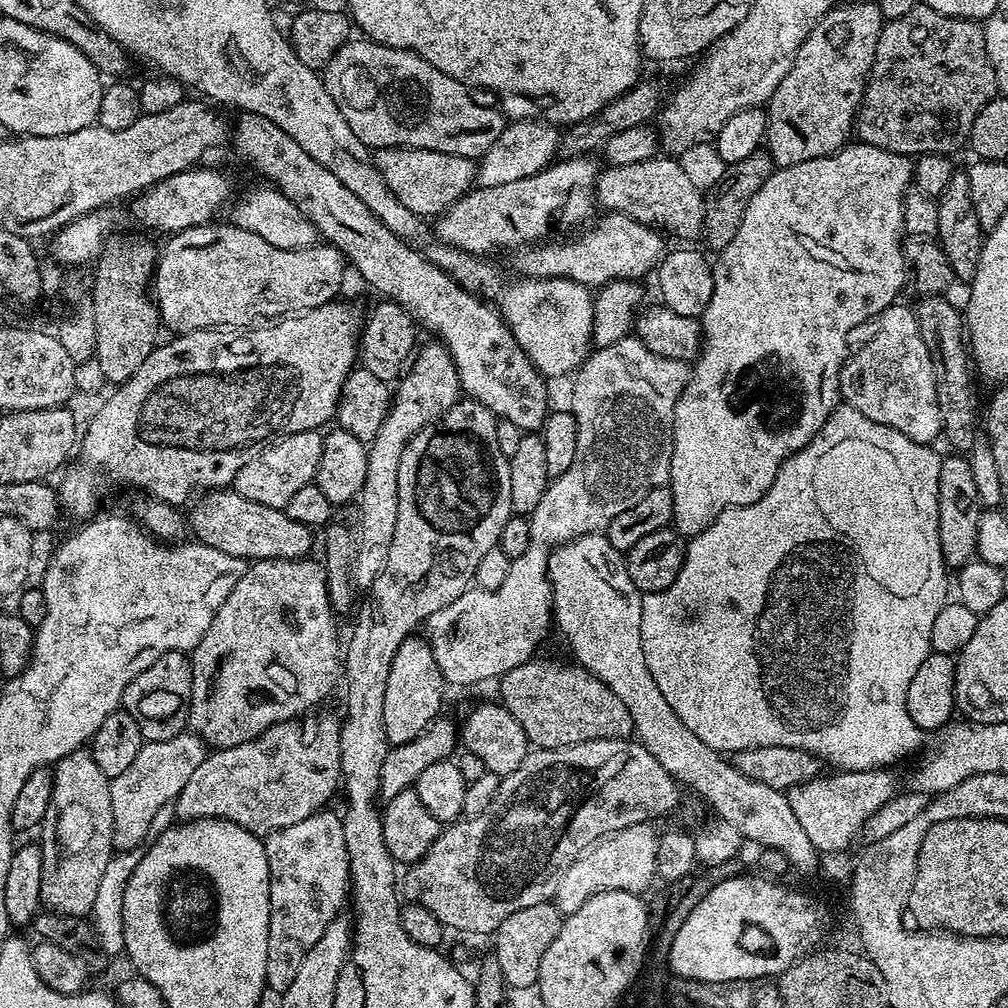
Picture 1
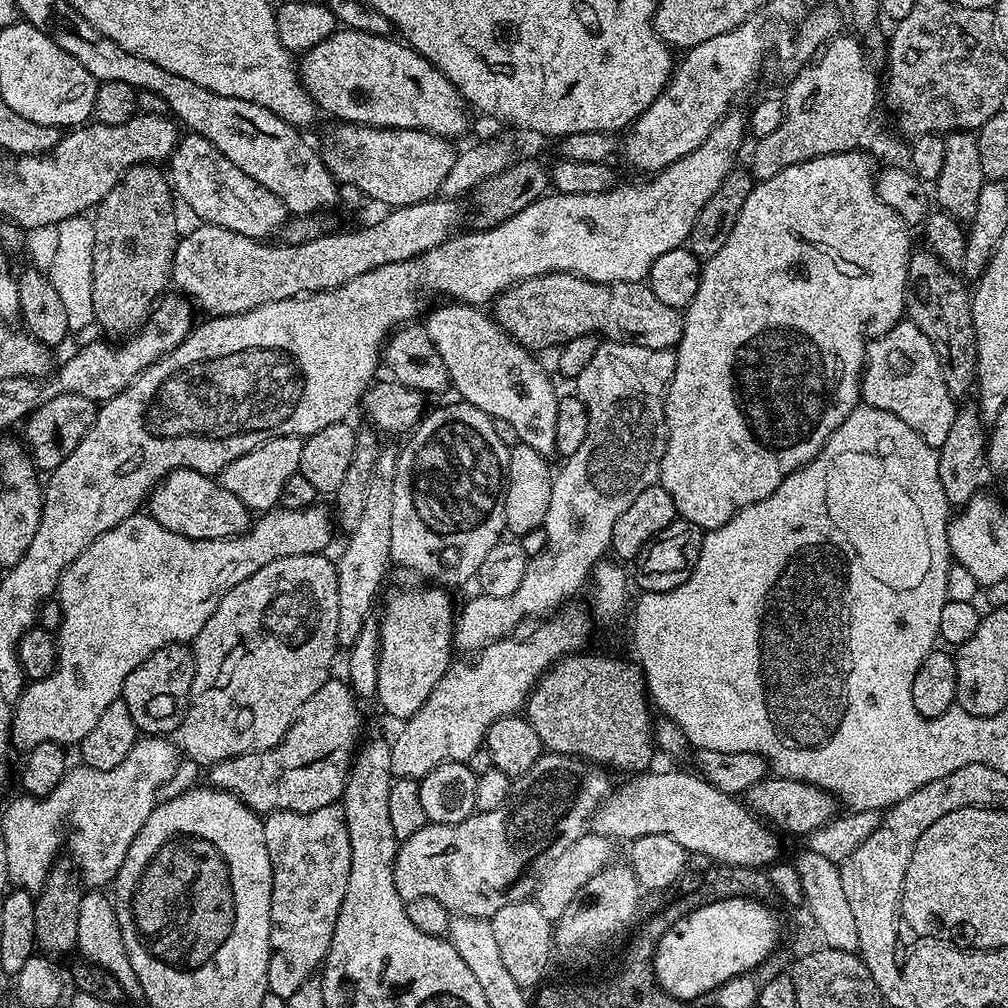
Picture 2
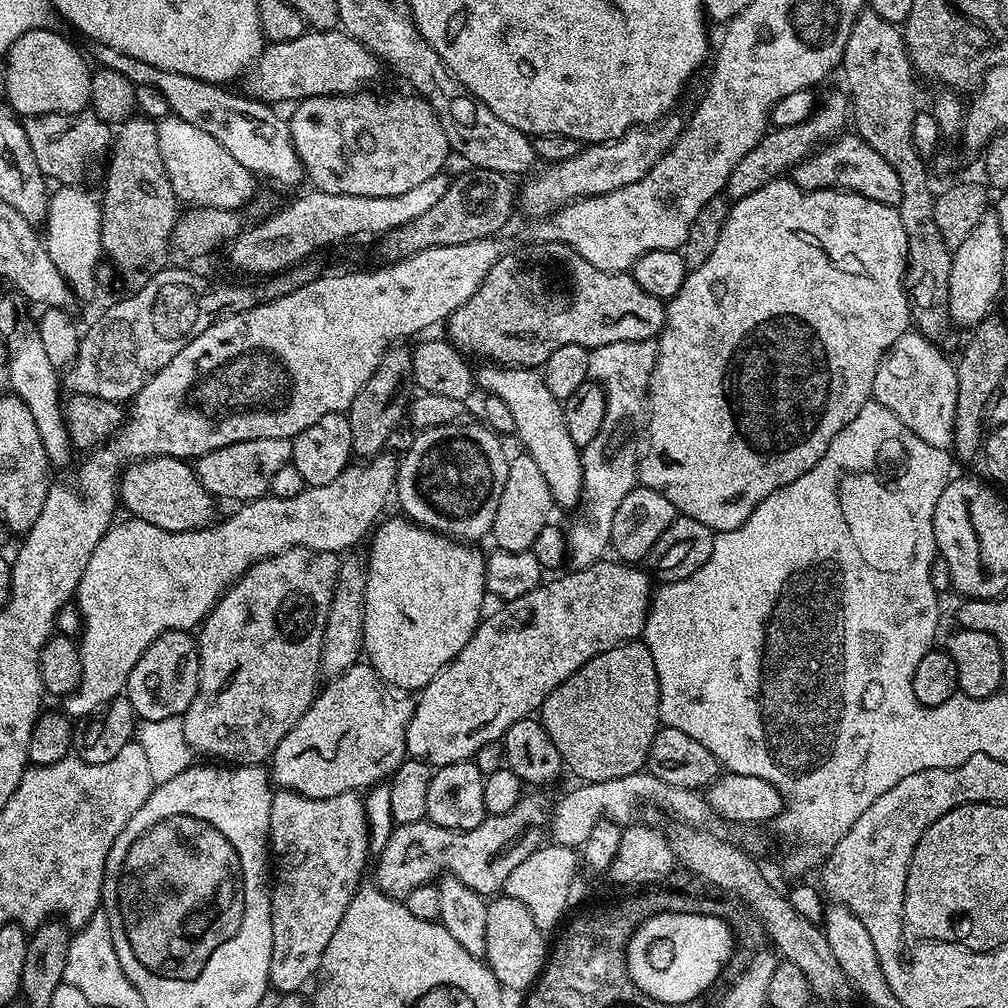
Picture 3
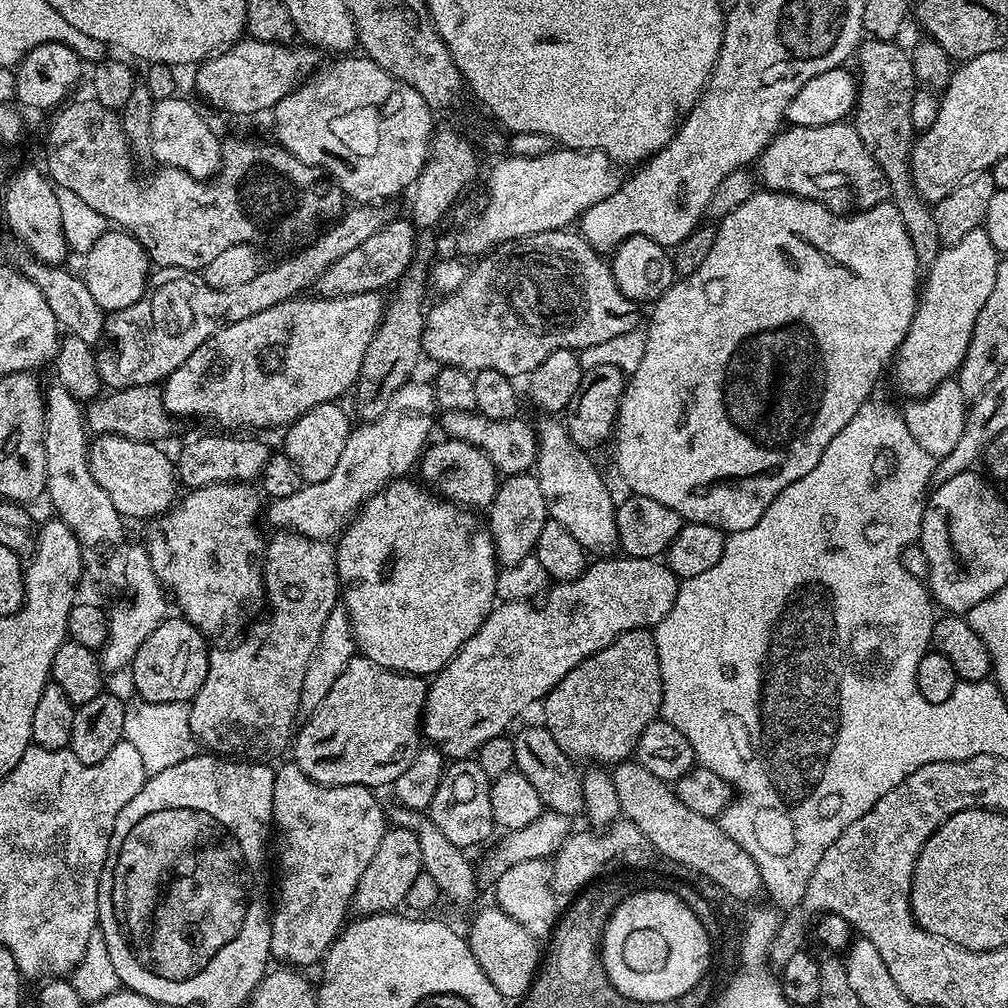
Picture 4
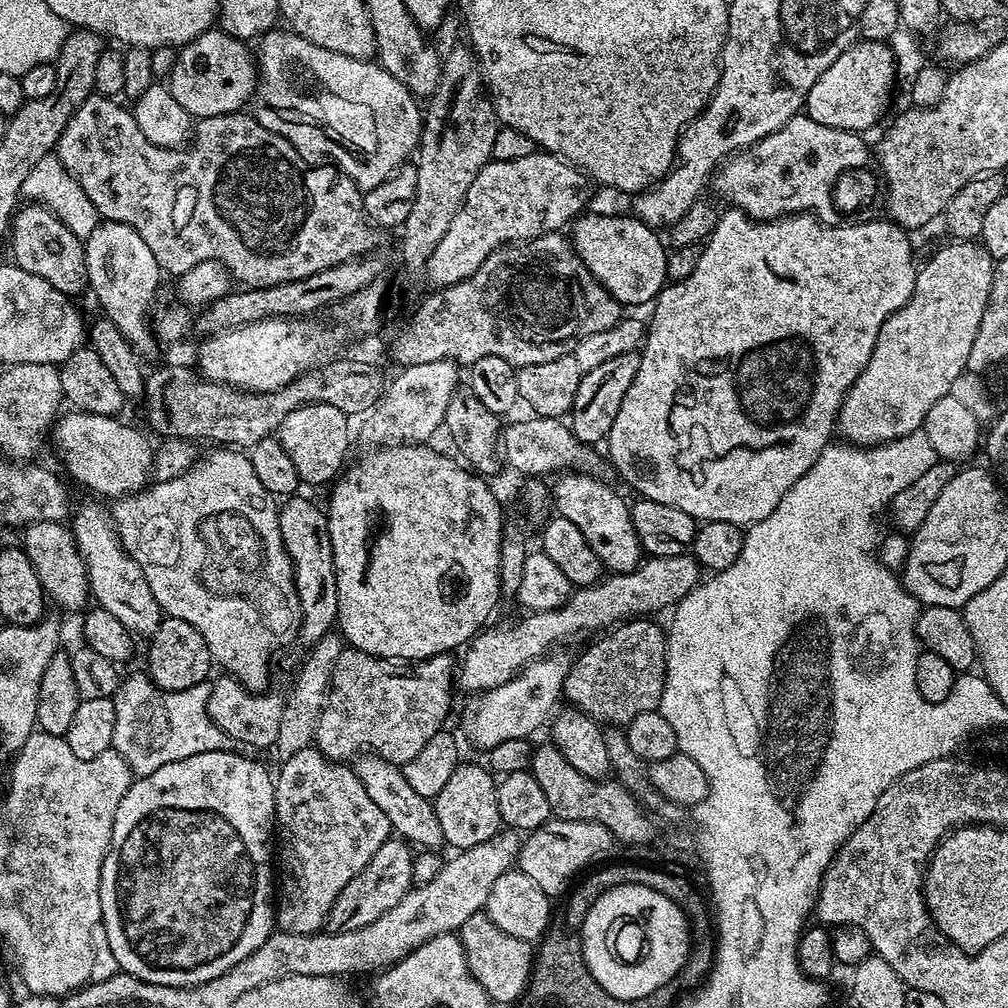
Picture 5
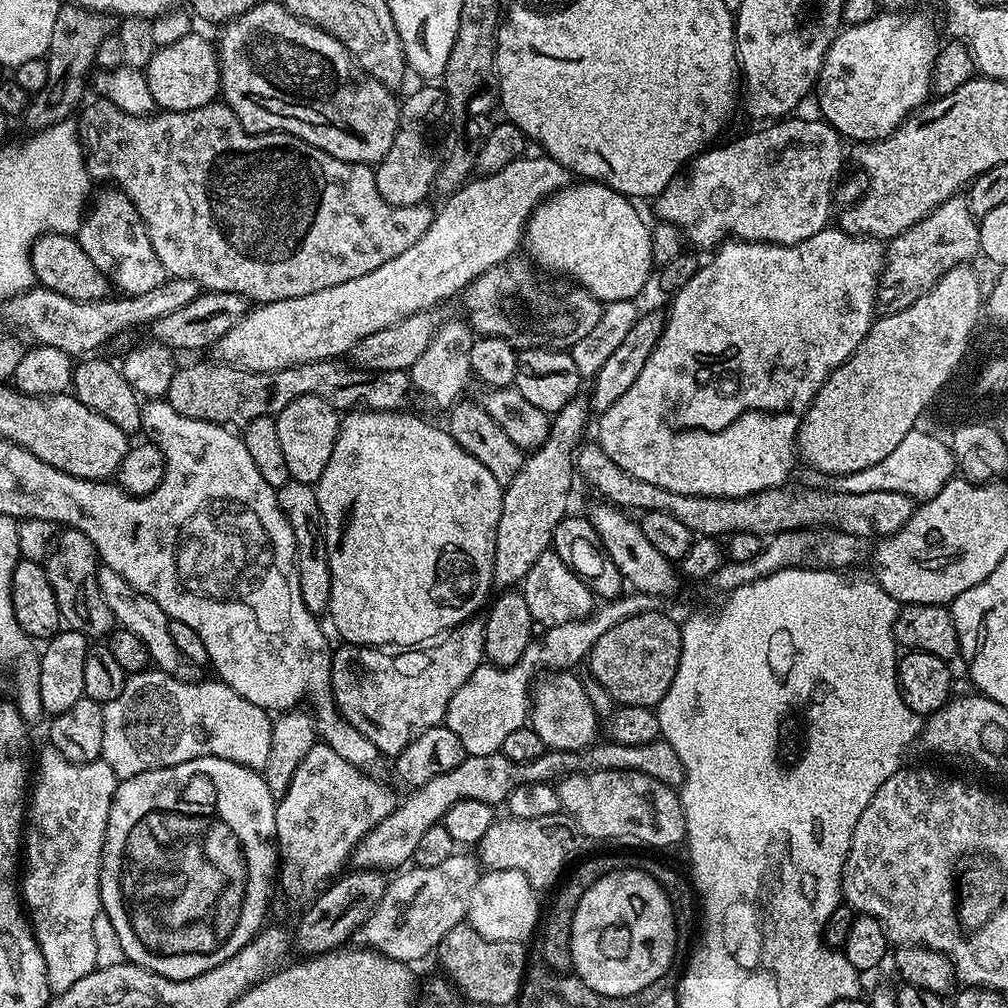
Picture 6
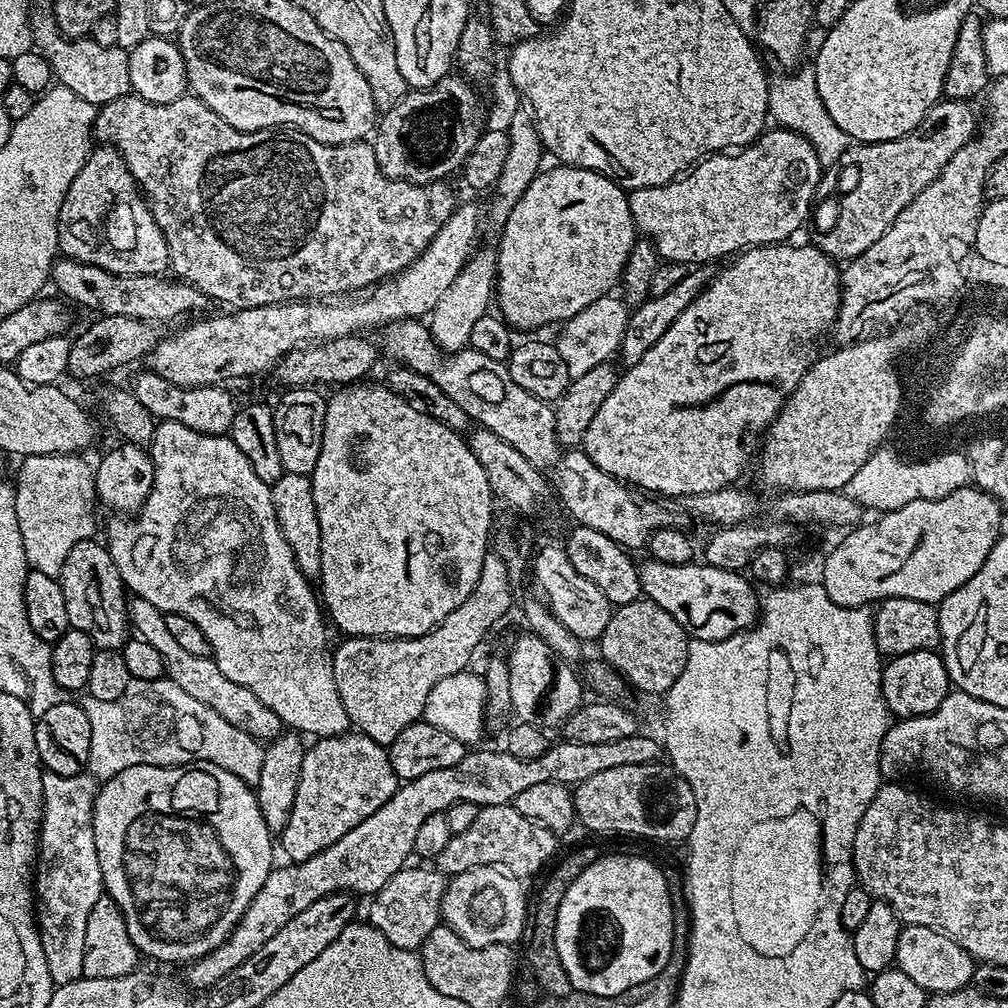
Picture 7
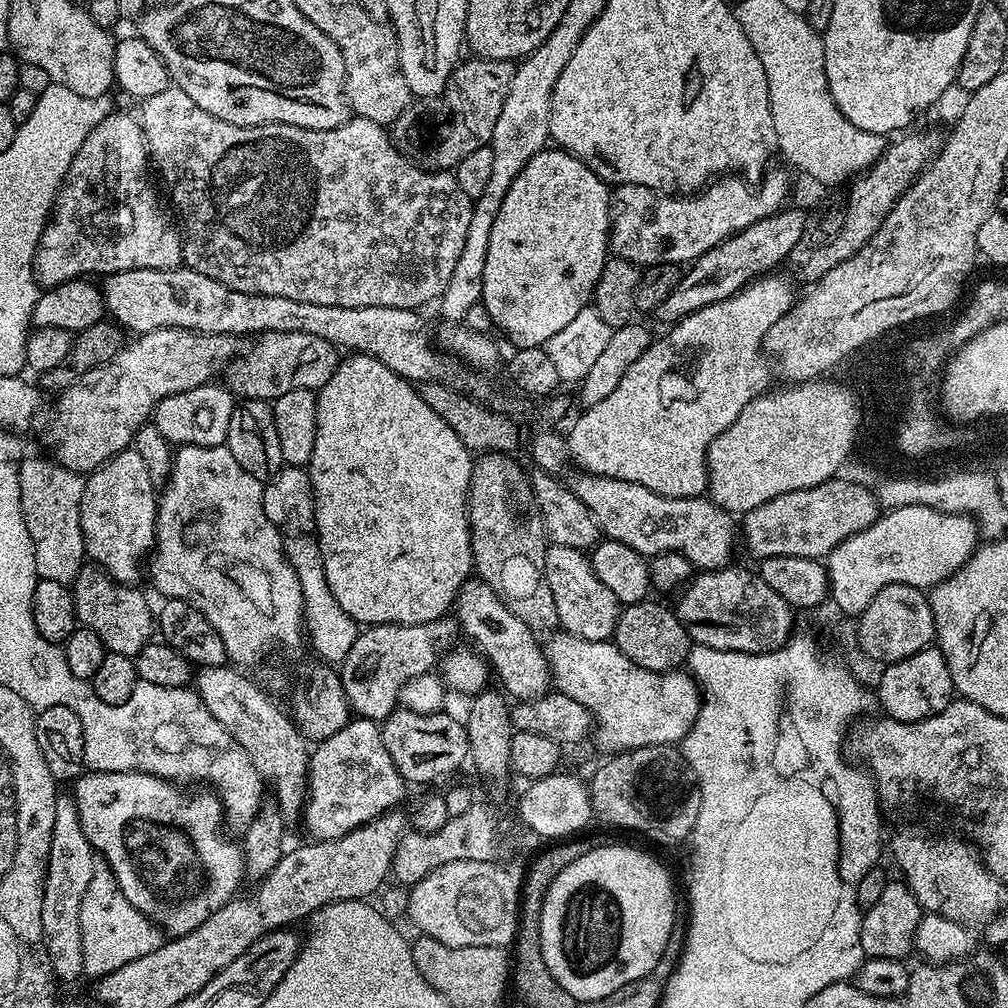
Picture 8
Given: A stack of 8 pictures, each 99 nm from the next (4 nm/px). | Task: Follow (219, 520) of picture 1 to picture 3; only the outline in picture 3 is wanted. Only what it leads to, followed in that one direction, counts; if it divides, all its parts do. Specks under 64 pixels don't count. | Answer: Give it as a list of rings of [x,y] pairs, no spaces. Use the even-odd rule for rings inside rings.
[[[152,456],[148,460],[129,463],[120,474],[119,503],[125,513],[131,514],[142,522],[150,522],[150,526],[162,526],[162,530],[171,532],[194,532],[197,528],[207,528],[213,523],[216,508],[214,497],[198,482],[196,469],[188,460],[179,460],[173,456]]]

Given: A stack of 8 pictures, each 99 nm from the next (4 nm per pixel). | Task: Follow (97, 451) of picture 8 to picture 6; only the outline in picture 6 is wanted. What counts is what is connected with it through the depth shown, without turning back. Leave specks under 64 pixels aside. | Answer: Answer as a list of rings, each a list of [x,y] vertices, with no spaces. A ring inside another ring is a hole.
[[[525,155],[497,173],[469,179],[445,199],[448,201],[440,212],[438,208],[426,234],[422,234],[406,254],[382,262],[378,270],[362,274],[362,278],[350,278],[350,282],[338,282],[338,286],[326,286],[326,290],[314,290],[314,294],[253,307],[214,345],[214,351],[220,355],[217,357],[233,368],[245,368],[248,372],[273,372],[295,364],[334,360],[343,357],[343,352],[344,355],[351,353],[352,347],[368,334],[386,330],[386,326],[394,326],[394,322],[402,322],[402,318],[410,318],[410,314],[435,309],[435,304],[451,296],[459,297],[473,280],[486,274],[490,266],[498,266],[517,255],[524,239],[524,228],[533,212],[560,188],[568,187],[569,172],[551,156],[539,155]]]

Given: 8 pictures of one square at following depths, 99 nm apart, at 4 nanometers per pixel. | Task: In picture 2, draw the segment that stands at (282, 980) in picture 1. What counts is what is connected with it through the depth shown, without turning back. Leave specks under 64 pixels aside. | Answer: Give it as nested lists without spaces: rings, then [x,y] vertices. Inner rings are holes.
[[[339,803],[330,806],[322,806],[322,810],[310,810],[309,812],[269,812],[263,817],[264,833],[266,834],[266,850],[270,850],[270,862],[272,863],[272,897],[270,898],[270,962],[266,970],[266,982],[268,991],[280,1002],[290,998],[302,986],[302,982],[313,979],[318,969],[323,965],[330,950],[330,942],[334,938],[334,926],[338,922],[338,910],[342,906],[342,898],[346,898],[346,886],[350,882],[350,830],[346,830],[346,818],[344,809]]]

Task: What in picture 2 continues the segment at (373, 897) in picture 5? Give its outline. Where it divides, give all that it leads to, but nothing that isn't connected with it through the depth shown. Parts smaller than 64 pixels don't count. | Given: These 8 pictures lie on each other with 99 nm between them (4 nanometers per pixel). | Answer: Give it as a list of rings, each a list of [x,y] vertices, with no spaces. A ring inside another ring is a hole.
[[[548,752],[541,754],[538,762],[512,781],[512,793],[498,810],[476,812],[457,824],[425,822],[410,838],[399,841],[396,860],[392,863],[394,886],[406,900],[436,898],[446,910],[458,916],[475,920],[488,920],[510,900],[504,896],[508,887],[552,844],[553,853],[565,852],[578,838],[589,831],[592,815],[613,791],[614,783],[599,764],[589,763],[576,756],[561,756]]]

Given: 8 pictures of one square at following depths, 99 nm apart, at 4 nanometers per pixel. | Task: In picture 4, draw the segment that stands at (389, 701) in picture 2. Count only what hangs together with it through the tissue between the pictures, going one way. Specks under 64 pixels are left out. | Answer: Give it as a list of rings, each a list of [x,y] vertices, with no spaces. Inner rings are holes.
[[[397,478],[391,484],[375,492],[359,512],[352,517],[351,524],[340,533],[336,550],[336,572],[340,576],[342,585],[342,603],[350,614],[350,622],[354,630],[354,638],[359,655],[365,656],[370,662],[374,662],[383,668],[389,668],[391,672],[403,672],[409,676],[431,677],[439,673],[441,668],[447,666],[458,654],[458,650],[469,638],[482,626],[482,622],[491,614],[496,595],[496,574],[498,561],[492,535],[487,523],[480,520],[475,511],[465,510],[461,505],[453,504],[447,498],[441,498],[435,491],[429,490],[423,483],[412,478]]]

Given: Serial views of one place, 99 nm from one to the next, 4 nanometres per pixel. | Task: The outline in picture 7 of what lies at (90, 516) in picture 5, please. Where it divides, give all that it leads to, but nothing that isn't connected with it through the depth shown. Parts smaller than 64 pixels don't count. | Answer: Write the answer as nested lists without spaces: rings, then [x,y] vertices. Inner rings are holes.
[[[129,599],[128,602],[128,622],[134,629],[135,635],[141,640],[150,642],[158,654],[162,654],[164,663],[164,676],[174,682],[174,686],[186,690],[190,698],[198,698],[198,702],[206,702],[222,718],[226,718],[234,726],[244,728],[261,742],[271,742],[280,735],[282,725],[278,714],[270,710],[270,706],[262,706],[262,702],[251,690],[246,690],[246,686],[238,686],[238,682],[230,682],[222,670],[218,670],[216,661],[211,655],[199,656],[190,654],[182,645],[170,635],[170,630],[166,630],[164,621],[165,613],[158,610],[158,606],[150,606],[150,602],[145,600]]]

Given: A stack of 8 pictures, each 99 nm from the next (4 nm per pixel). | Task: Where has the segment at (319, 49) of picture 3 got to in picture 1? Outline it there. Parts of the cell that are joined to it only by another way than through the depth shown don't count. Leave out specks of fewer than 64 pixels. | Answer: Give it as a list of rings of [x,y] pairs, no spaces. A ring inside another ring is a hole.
[[[367,38],[349,39],[342,45],[322,69],[322,79],[334,106],[342,110],[342,118],[350,122],[350,130],[370,150],[381,148],[417,148],[418,150],[438,150],[442,154],[465,156],[471,160],[484,156],[502,134],[506,117],[499,107],[487,108],[475,100],[467,84],[442,74],[426,58],[422,58],[409,48],[391,48],[376,44]]]

